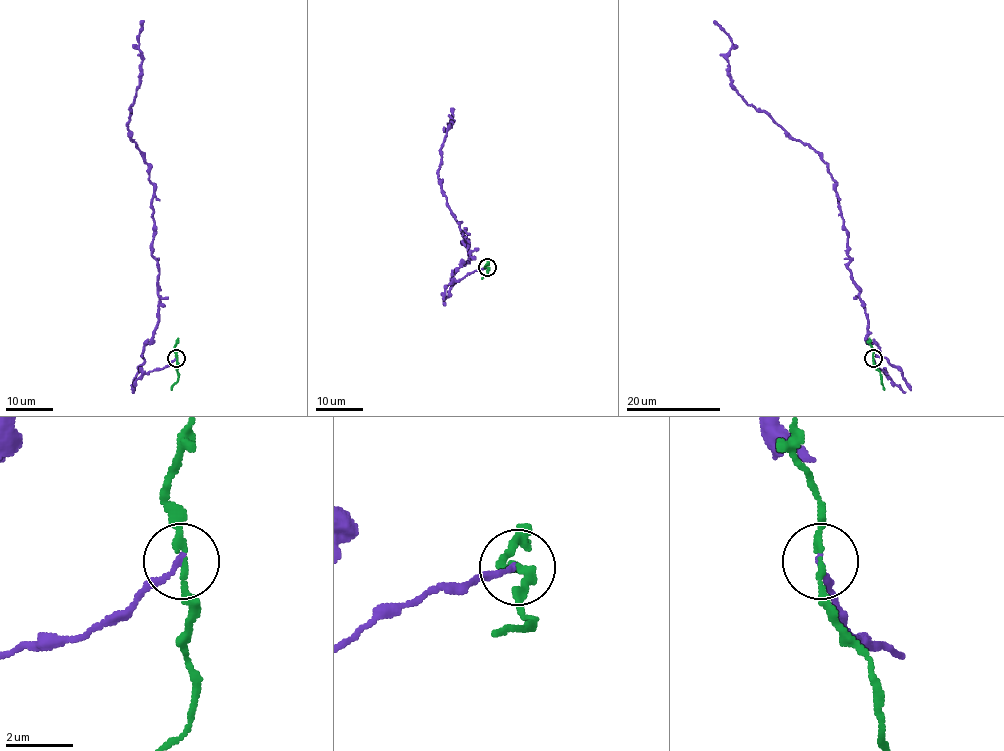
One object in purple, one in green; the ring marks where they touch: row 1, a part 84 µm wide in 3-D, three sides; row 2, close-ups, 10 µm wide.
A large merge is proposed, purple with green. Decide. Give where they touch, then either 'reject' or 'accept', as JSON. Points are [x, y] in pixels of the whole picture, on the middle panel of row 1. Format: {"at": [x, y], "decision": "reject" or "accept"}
{"at": [487, 267], "decision": "reject"}

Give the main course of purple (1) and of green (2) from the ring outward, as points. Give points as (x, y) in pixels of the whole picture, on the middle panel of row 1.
1: (487, 267), (454, 283), (452, 275), (469, 260), (469, 242), (462, 242), (464, 231), (438, 178), (454, 108)
2: (487, 267), (489, 275), (482, 279)

